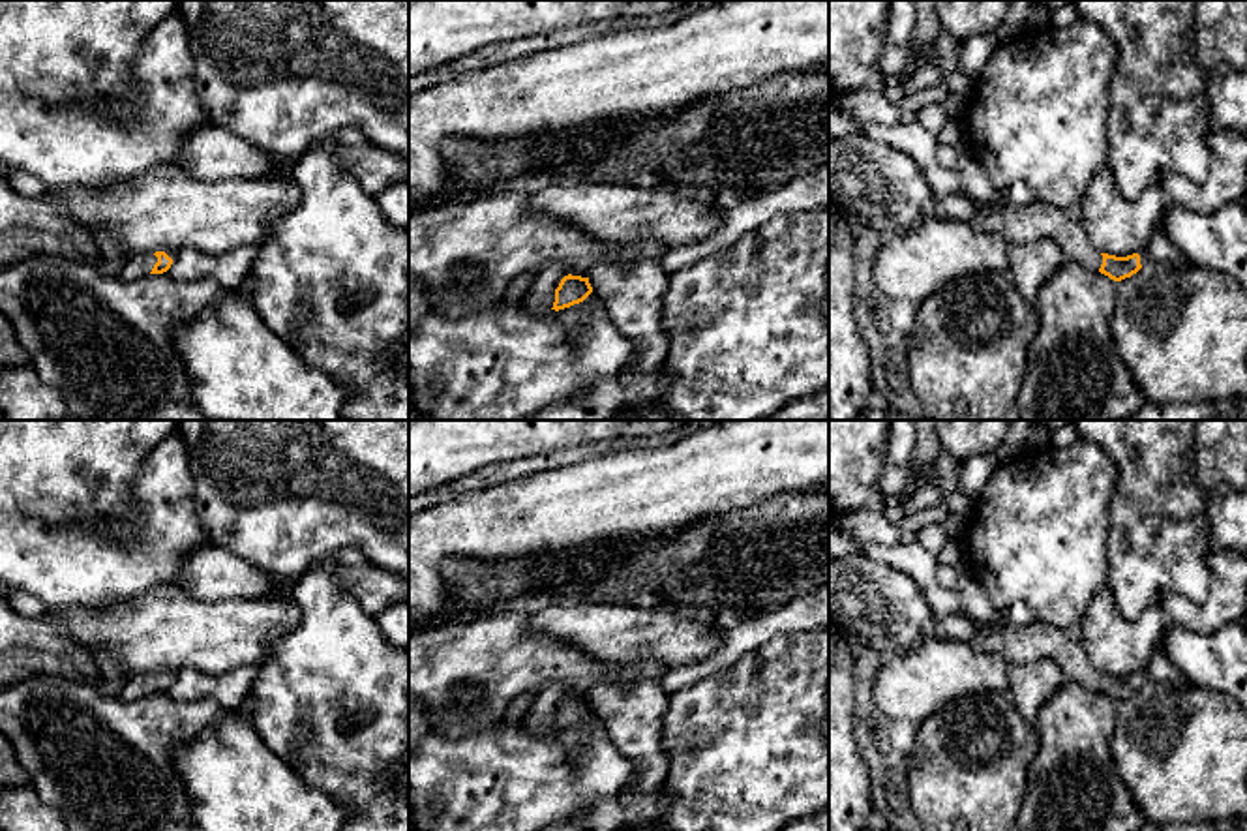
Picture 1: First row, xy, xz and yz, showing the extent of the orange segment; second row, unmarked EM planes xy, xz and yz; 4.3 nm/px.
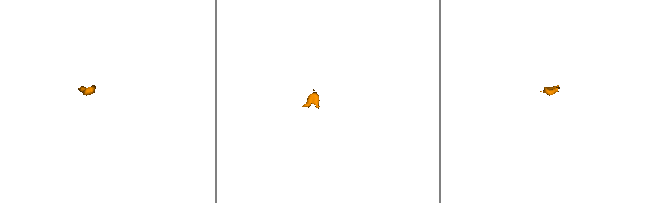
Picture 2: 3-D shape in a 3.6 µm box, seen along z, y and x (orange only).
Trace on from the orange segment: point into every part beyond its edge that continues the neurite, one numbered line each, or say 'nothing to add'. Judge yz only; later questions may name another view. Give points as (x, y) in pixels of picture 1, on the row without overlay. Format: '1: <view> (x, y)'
1: yz (1017, 644)
2: yz (1159, 668)

